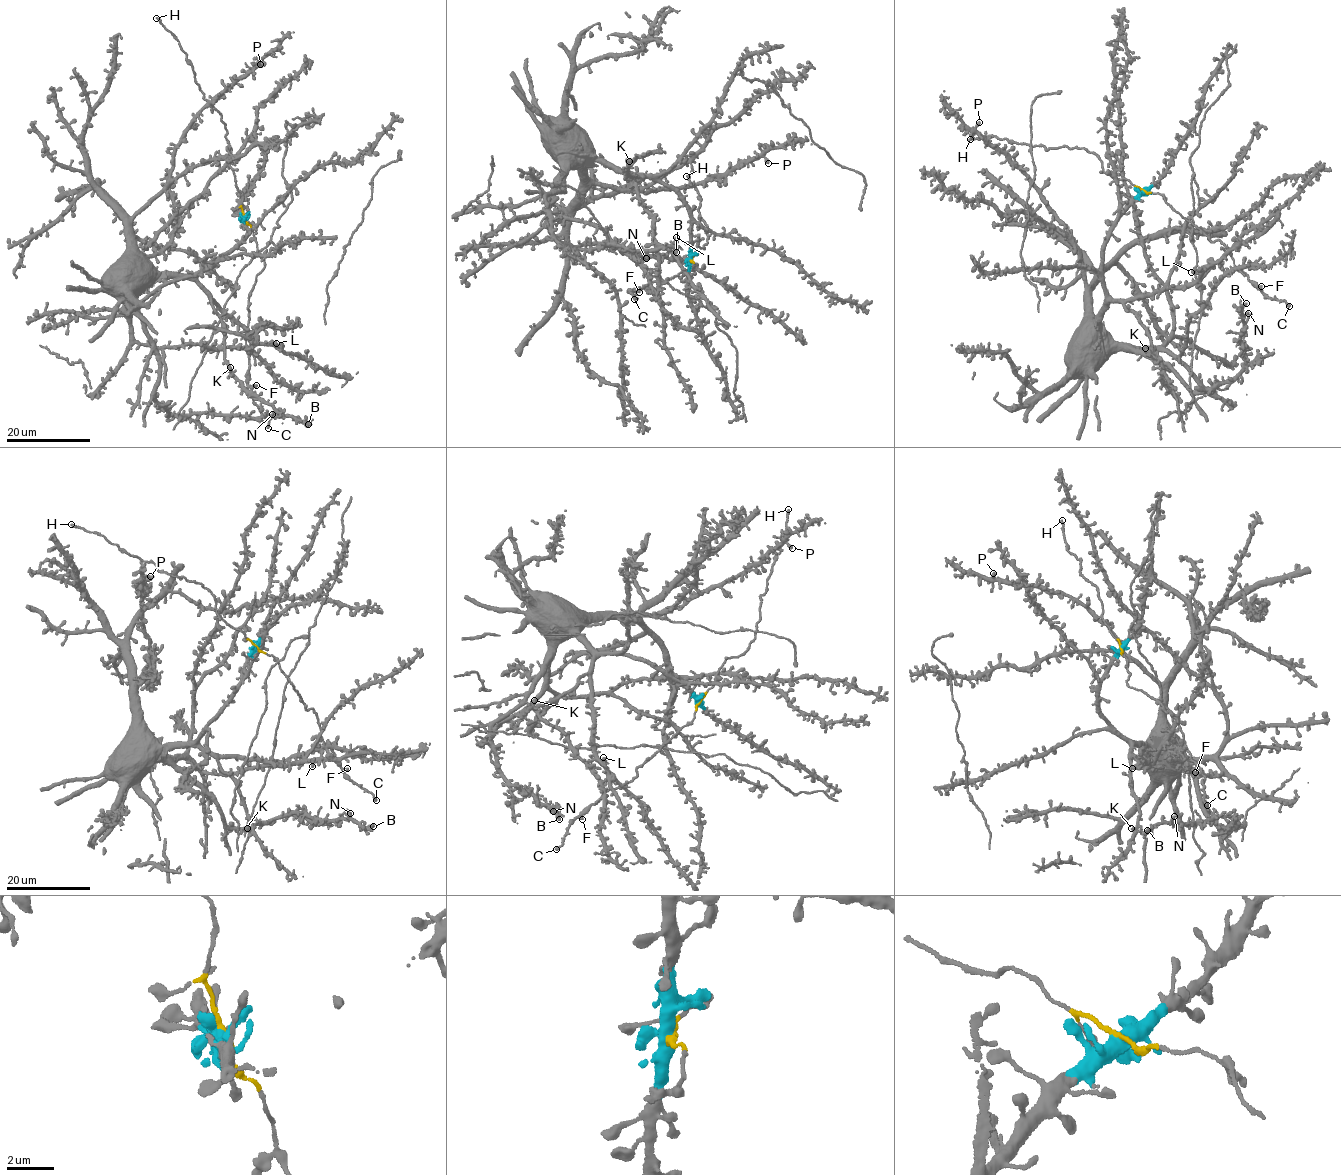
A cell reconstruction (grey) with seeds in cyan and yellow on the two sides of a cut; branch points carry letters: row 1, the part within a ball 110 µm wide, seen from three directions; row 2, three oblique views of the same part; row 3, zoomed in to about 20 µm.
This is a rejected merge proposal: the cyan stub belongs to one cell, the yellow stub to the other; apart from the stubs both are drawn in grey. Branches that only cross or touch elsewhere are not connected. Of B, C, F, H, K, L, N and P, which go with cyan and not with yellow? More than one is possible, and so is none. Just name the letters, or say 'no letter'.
B, K, L, N, P

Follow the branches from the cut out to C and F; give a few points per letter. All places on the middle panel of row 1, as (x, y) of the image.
C: (691, 259), (692, 269), (693, 266), (660, 283), (660, 288), (644, 285), (628, 292), (637, 298), (633, 299)
F: (691, 259), (692, 269), (693, 266), (660, 283), (660, 288), (655, 290), (644, 285), (631, 290), (639, 292)

